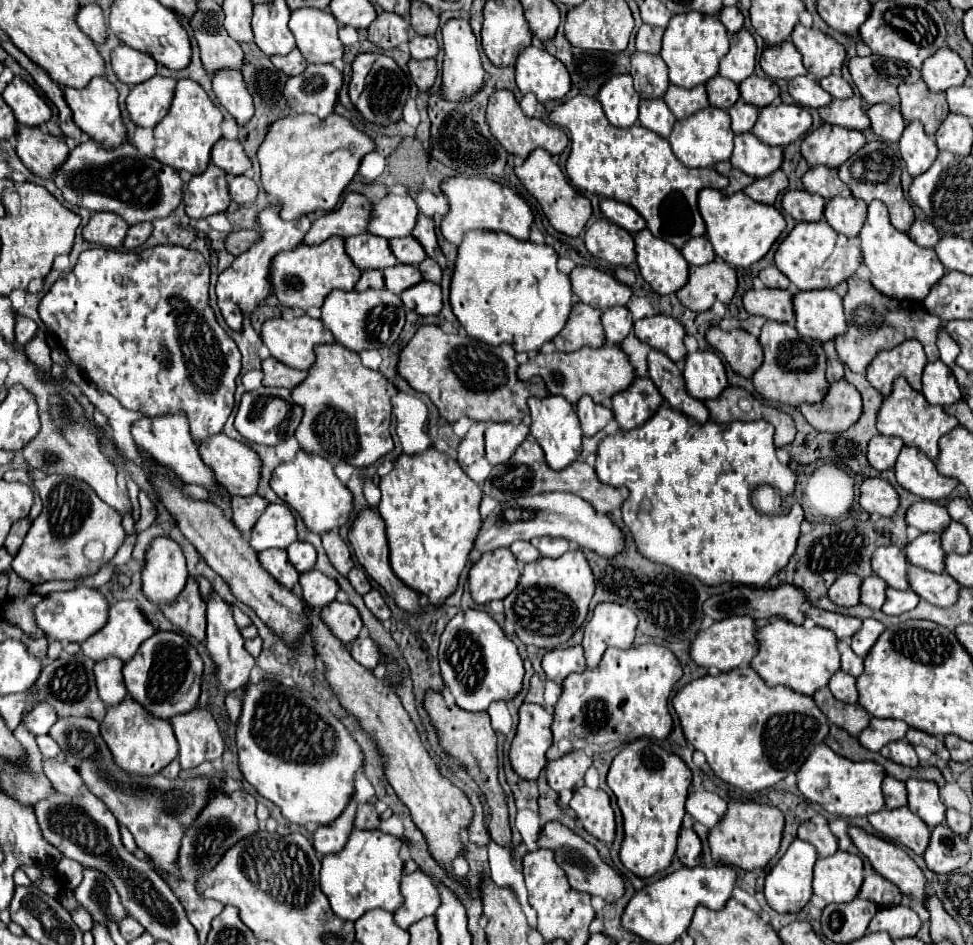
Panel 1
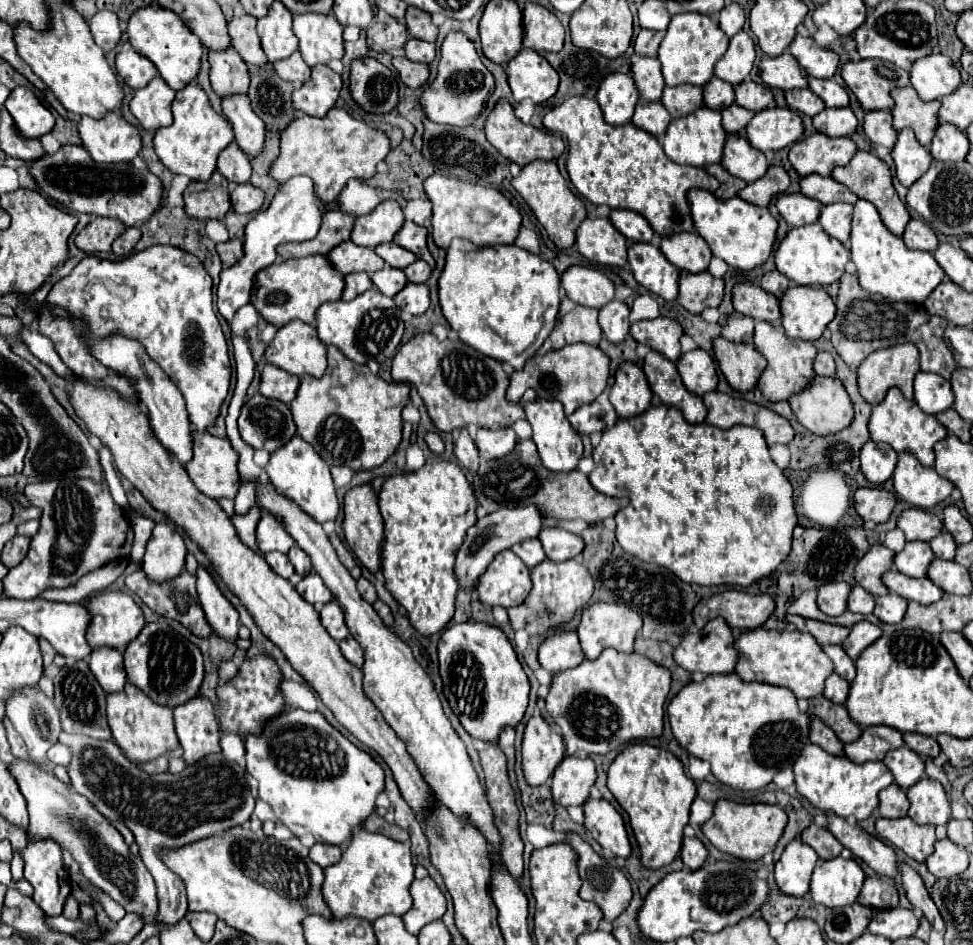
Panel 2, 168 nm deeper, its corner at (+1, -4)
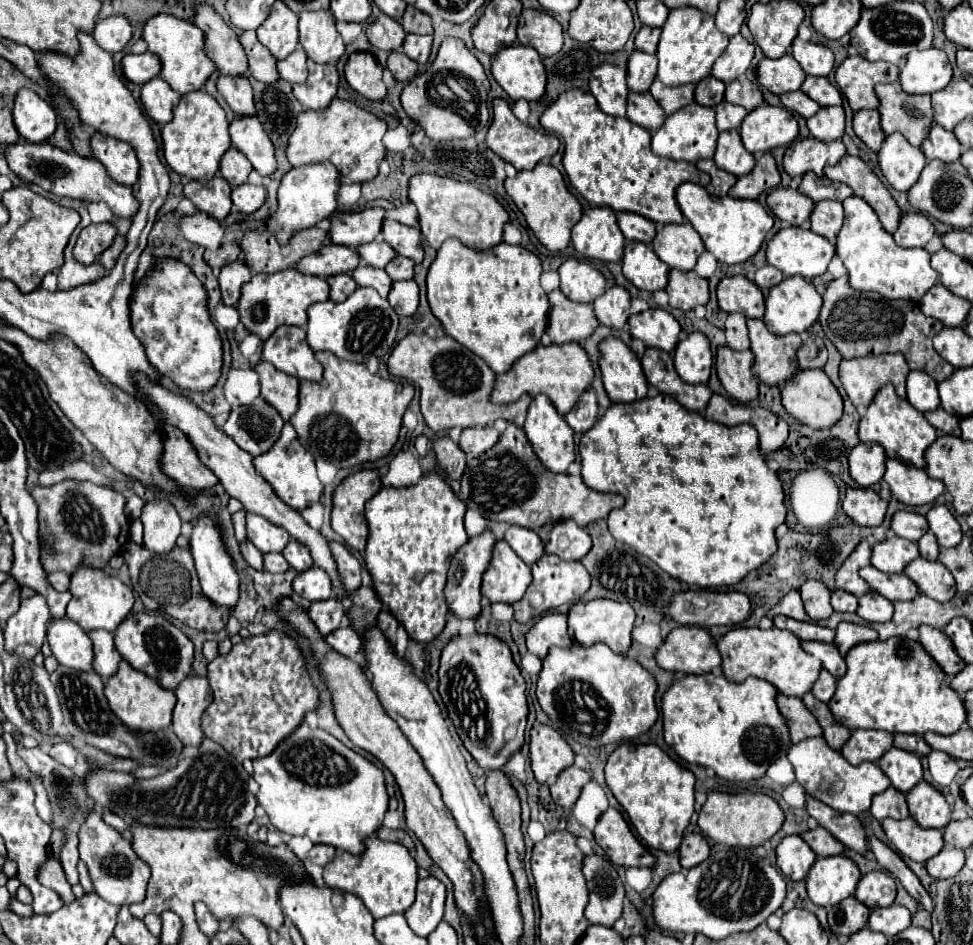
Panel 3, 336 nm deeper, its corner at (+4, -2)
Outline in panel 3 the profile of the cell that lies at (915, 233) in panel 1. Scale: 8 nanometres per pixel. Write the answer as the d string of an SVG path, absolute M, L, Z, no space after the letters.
M907 213L901 217L899 229L893 233L893 239L901 247L925 247L933 233L935 229L925 215Z

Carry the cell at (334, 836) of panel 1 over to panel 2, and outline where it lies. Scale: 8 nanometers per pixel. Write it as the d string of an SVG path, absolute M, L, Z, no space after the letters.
M316 843L312 849L310 849L310 859L314 863L318 863L320 867L328 867L328 865L334 865L336 861L340 861L340 847L336 845L324 845L324 843Z

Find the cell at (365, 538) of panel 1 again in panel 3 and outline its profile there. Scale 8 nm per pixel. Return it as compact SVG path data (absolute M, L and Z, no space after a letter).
M363 469L351 473L333 493L331 527L339 533L345 543L363 553L367 543L367 519L365 503L381 489L381 479L377 471Z

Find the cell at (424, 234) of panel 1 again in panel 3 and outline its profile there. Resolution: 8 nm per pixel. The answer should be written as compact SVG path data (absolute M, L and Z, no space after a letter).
M385 219L383 223L383 239L397 251L397 255L409 257L415 263L423 261L423 247L421 247L421 231L415 227L407 227L395 219Z

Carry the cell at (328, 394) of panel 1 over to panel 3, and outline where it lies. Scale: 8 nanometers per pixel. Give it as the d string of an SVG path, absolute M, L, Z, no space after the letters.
M317 351L315 357L325 367L323 379L319 383L301 381L299 409L289 419L301 443L309 447L315 457L339 469L351 469L387 457L397 443L403 413L413 399L413 385L385 381L369 373L365 365L337 359L329 351Z

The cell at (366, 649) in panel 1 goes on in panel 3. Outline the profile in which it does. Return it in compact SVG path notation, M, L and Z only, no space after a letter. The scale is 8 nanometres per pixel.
M341 625L337 631L329 633L325 637L325 641L343 657L357 657L357 653L361 651L361 637L357 637L357 633L349 627L349 625Z

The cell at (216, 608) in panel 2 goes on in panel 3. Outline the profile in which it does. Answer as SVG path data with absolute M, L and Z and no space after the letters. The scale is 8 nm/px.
M201 517L197 521L193 521L193 535L191 535L191 555L195 559L195 569L199 575L199 583L203 589L203 595L219 605L219 607L227 607L233 609L239 601L239 577L237 571L233 567L231 557L227 555L223 541L221 541L221 533L215 527L215 523L207 517Z

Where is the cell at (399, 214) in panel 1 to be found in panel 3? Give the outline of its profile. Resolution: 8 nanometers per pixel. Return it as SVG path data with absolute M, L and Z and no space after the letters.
M369 207L357 213L335 213L329 229L329 241L357 249L359 245L371 243L379 237L383 219L383 207Z

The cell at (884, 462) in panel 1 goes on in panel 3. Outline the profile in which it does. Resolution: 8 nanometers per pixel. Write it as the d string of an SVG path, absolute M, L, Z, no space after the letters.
M859 443L849 453L849 473L861 487L871 487L883 479L885 451L877 443Z

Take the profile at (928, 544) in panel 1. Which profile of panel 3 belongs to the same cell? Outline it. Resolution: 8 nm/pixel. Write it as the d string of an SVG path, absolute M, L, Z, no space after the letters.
M893 537L873 545L873 559L871 565L881 569L883 573L903 573L905 567L919 557L917 543Z

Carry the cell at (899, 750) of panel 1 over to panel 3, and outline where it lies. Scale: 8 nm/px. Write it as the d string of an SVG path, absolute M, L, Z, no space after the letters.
M891 747L881 759L879 767L891 779L891 785L901 793L907 793L913 785L917 785L923 777L921 759L915 753Z

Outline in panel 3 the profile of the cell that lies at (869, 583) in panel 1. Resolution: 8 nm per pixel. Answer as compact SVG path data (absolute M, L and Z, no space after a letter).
M837 589L833 595L831 595L831 605L835 611L857 611L859 607L859 599L843 589Z

